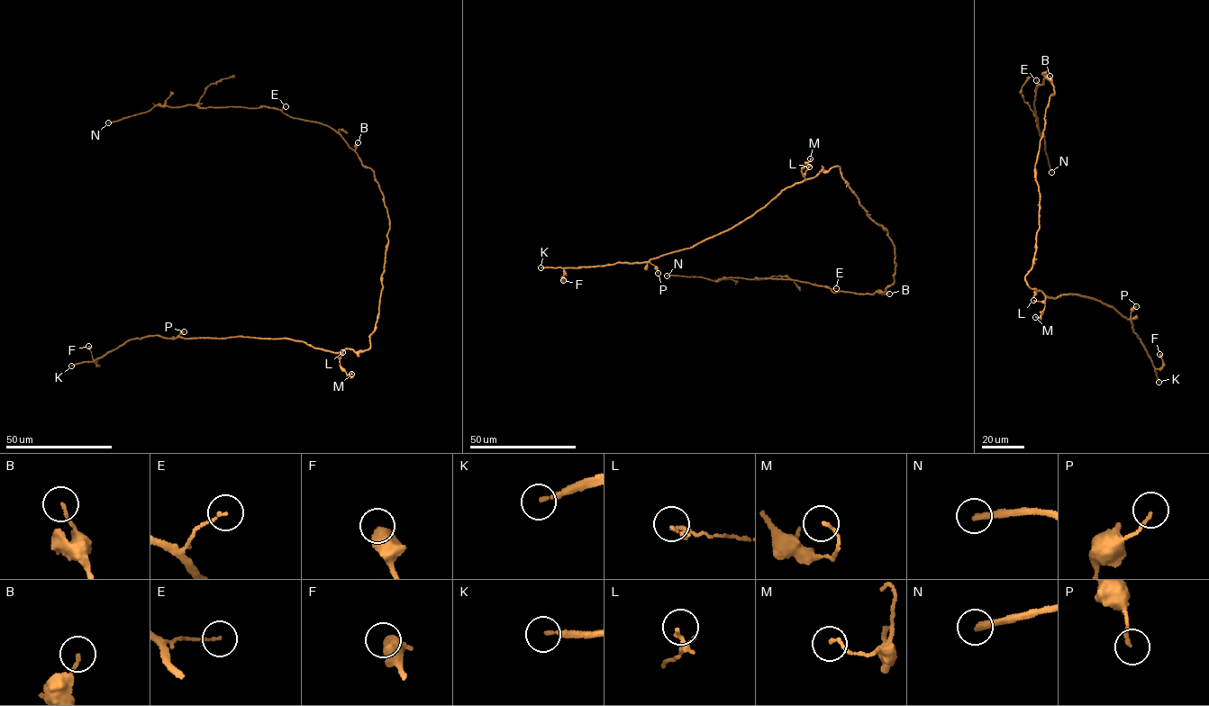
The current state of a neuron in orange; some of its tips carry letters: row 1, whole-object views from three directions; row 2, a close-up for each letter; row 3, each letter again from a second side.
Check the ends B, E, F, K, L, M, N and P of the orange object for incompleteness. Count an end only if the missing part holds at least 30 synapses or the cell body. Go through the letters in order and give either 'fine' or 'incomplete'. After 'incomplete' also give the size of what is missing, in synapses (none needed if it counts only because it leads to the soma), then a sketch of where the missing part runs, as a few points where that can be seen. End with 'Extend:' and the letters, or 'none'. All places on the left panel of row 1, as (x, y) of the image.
B: fine
E: fine
F: fine
K: incomplete | 300 syn
L: fine
M: fine
N: incomplete | 90 syn
P: fine
Extend: K, N

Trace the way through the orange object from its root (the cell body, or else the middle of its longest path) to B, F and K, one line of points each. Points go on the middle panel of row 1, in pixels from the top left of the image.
B: (867, 212), (875, 222), (886, 230), (895, 248), (895, 280), (884, 293), (889, 294)
F: (867, 212), (837, 166), (784, 188), (750, 216), (690, 248), (648, 261), (566, 267), (563, 280)
K: (867, 212), (843, 178), (837, 166), (784, 188), (750, 216), (690, 248), (639, 263), (576, 268), (540, 267)

